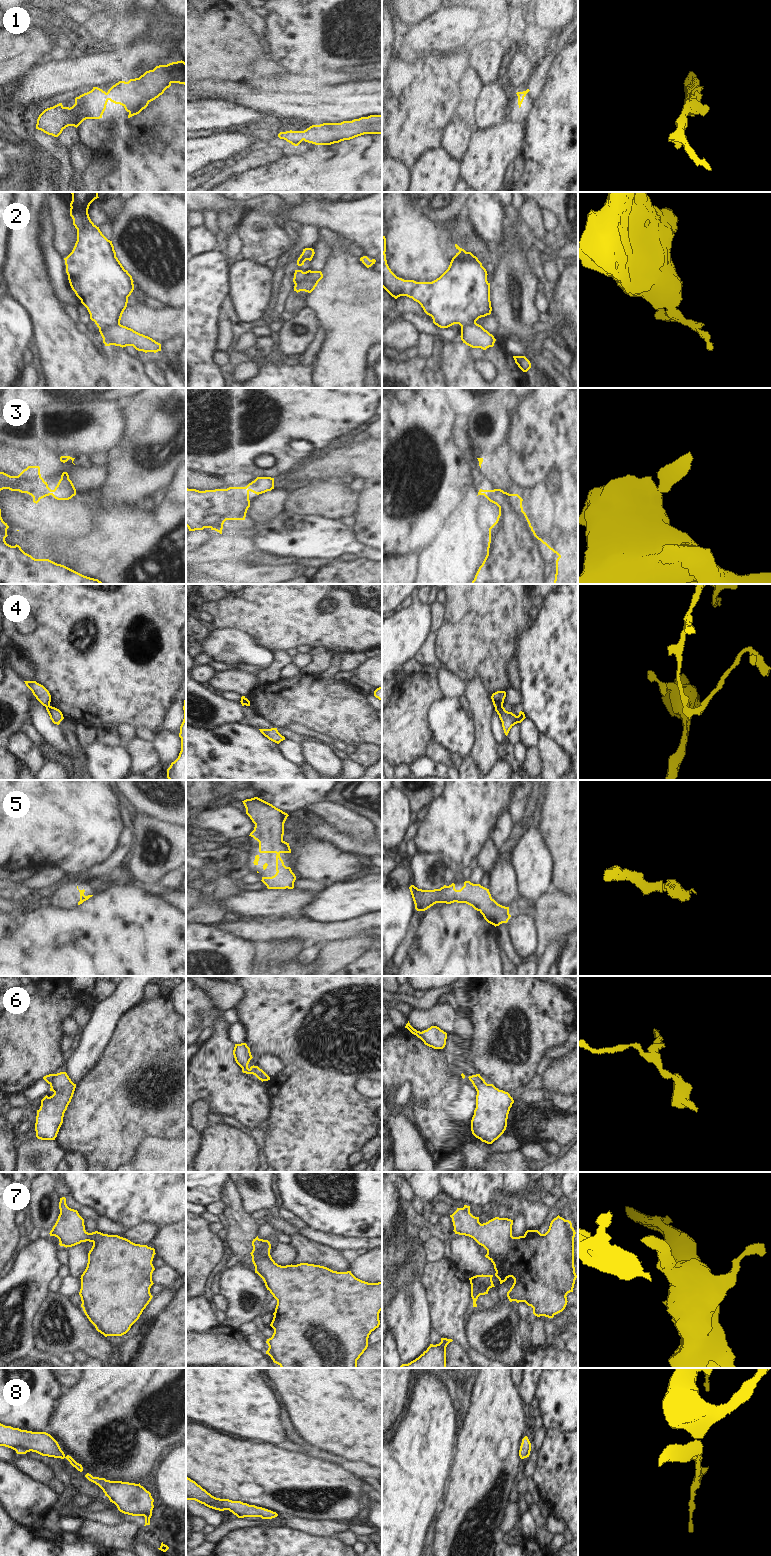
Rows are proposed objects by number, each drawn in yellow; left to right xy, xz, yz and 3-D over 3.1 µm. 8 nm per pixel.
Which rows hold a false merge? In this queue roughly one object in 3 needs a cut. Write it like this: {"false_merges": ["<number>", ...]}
{"false_merges": ["2", "4"]}

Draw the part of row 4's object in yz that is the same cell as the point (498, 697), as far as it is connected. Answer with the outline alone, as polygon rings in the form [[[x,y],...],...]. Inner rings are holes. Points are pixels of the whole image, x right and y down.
[[[497,691],[493,693],[491,696],[491,699],[492,699],[494,707],[503,705],[505,697],[506,697],[505,691]]]

